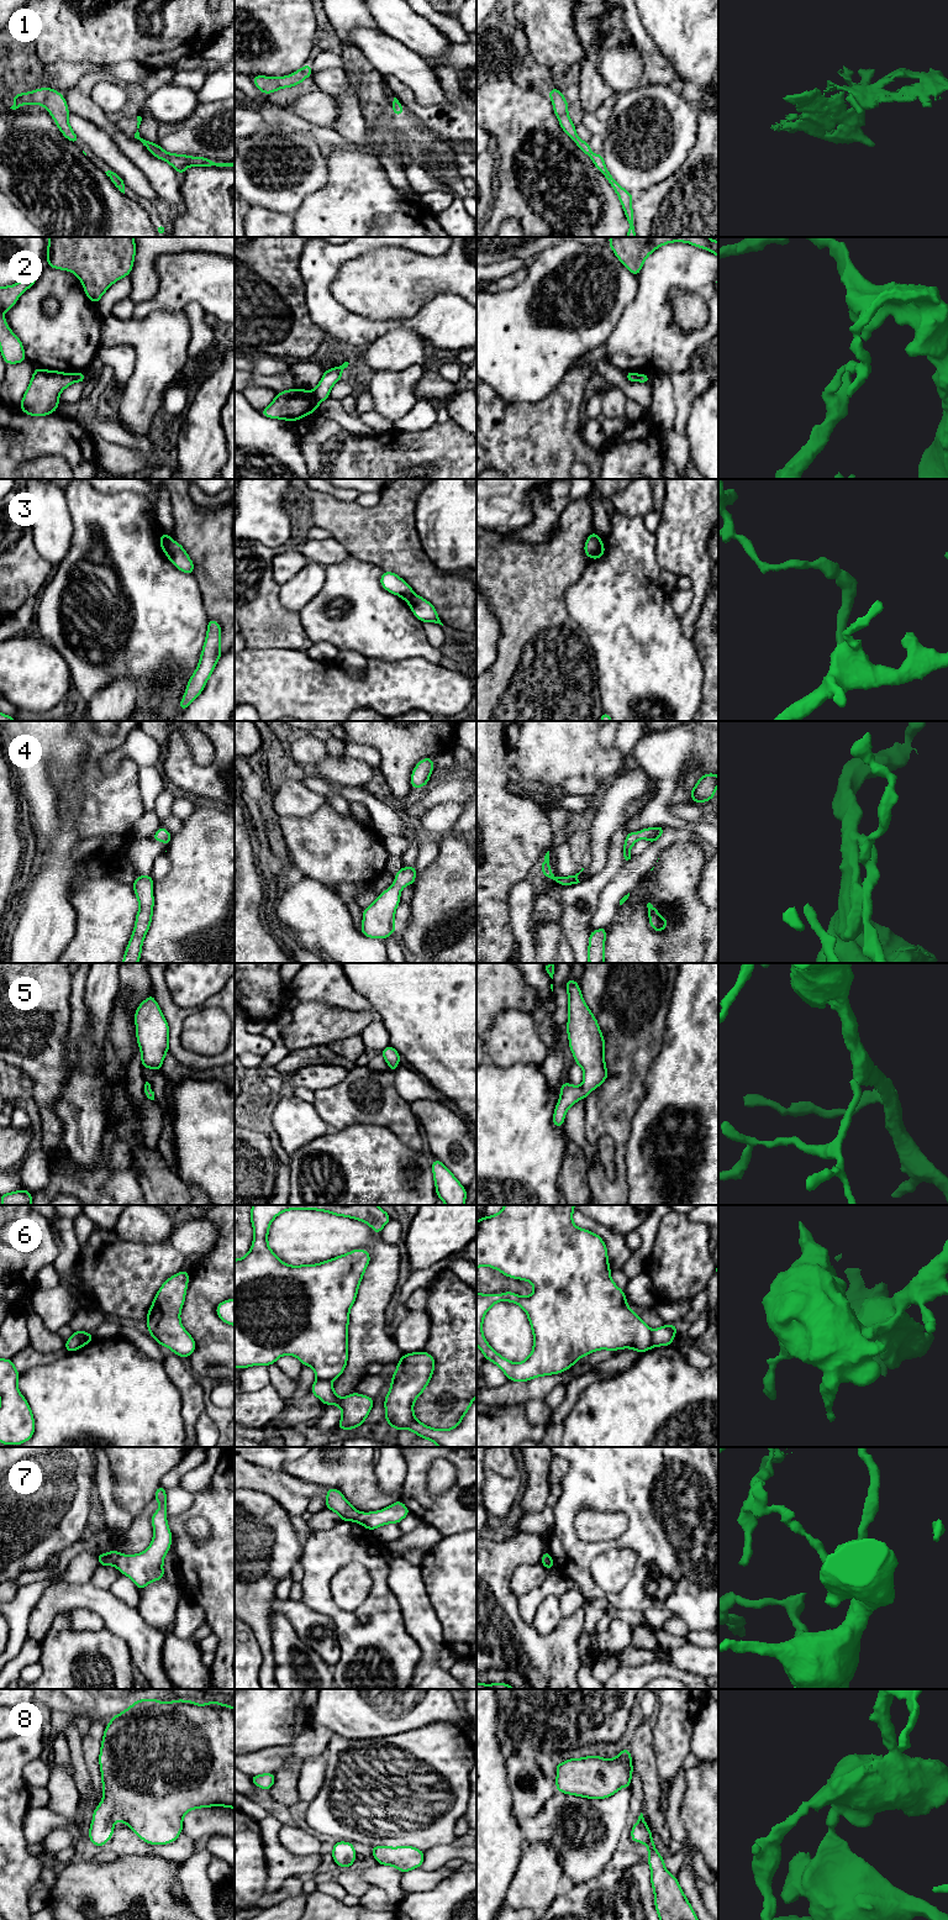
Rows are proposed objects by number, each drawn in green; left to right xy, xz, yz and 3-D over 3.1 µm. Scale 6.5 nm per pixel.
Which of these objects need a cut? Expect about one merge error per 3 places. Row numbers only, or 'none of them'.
1, 2, 3, 6, 7

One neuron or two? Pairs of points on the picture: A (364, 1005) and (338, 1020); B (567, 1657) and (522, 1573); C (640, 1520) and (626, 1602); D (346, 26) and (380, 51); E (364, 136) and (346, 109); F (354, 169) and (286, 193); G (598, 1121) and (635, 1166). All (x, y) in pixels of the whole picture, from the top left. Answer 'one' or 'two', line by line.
A: two
B: two
C: one
D: two
E: one
F: two
G: two

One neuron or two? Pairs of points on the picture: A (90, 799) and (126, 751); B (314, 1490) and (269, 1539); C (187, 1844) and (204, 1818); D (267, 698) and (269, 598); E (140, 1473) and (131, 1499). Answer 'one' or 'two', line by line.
A: two
B: two
C: two
D: two
E: one

